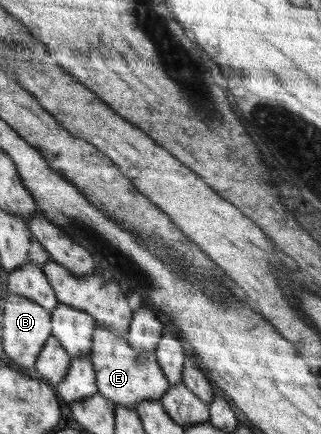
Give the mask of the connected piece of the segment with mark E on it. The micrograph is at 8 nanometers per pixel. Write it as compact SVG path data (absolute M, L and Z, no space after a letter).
M96 328L89 357L92 360L98 392L116 405L134 408L144 400L160 401L171 386L155 353L137 352L126 337L111 334L103 328Z

